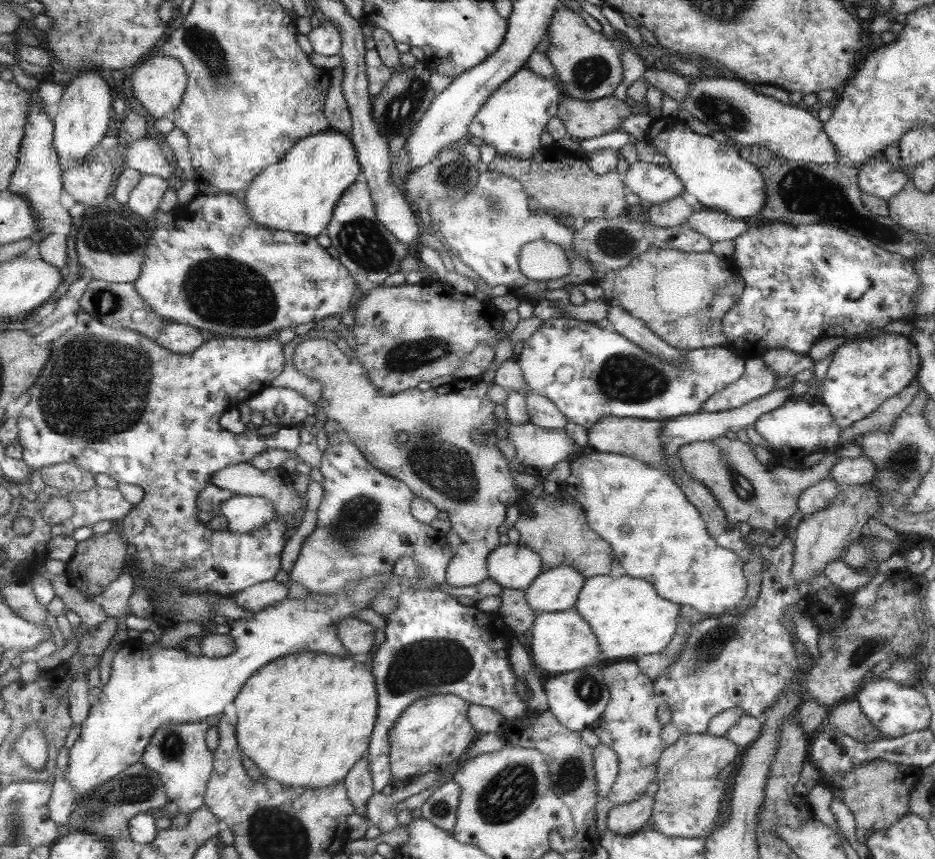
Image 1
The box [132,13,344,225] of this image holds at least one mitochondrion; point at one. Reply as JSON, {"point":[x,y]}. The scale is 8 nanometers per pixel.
{"point":[200,43]}

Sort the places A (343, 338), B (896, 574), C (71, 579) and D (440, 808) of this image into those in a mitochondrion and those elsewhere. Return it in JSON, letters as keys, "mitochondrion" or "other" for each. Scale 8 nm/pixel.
{"A":"other","B":"other","C":"other","D":"mitochondrion"}

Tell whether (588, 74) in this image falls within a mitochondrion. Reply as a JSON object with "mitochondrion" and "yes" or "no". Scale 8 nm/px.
{"mitochondrion":"yes"}

